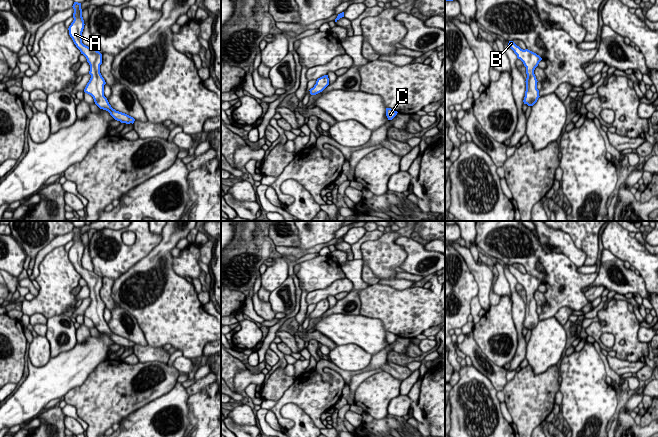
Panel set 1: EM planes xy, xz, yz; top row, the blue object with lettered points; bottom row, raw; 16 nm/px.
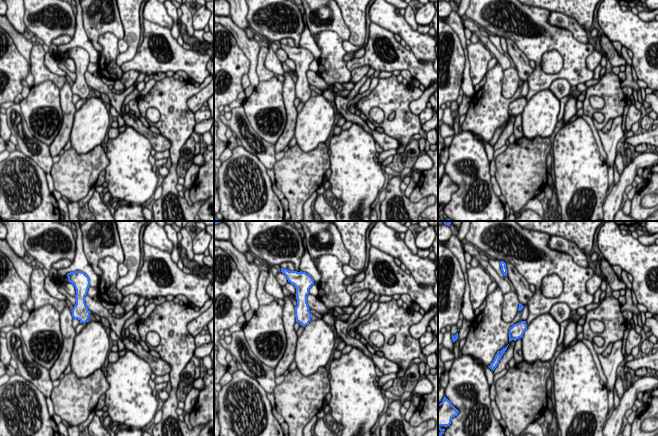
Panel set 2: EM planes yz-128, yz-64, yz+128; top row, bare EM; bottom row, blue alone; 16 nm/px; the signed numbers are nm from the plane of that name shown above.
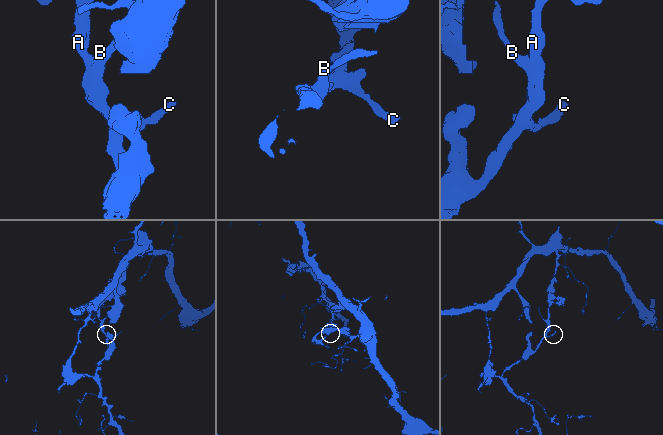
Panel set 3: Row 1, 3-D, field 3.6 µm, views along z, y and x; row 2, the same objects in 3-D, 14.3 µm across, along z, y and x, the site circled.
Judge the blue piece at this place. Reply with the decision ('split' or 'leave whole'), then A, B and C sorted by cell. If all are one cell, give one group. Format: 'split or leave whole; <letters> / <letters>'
split; A B / C

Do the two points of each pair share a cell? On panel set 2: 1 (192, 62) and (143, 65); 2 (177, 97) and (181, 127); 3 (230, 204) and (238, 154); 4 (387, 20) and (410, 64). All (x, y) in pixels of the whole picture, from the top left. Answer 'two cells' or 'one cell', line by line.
1: one cell
2: one cell
3: one cell
4: two cells

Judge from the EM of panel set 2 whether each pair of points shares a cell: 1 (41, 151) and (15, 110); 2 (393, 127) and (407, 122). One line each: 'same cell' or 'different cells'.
1: same cell
2: same cell

